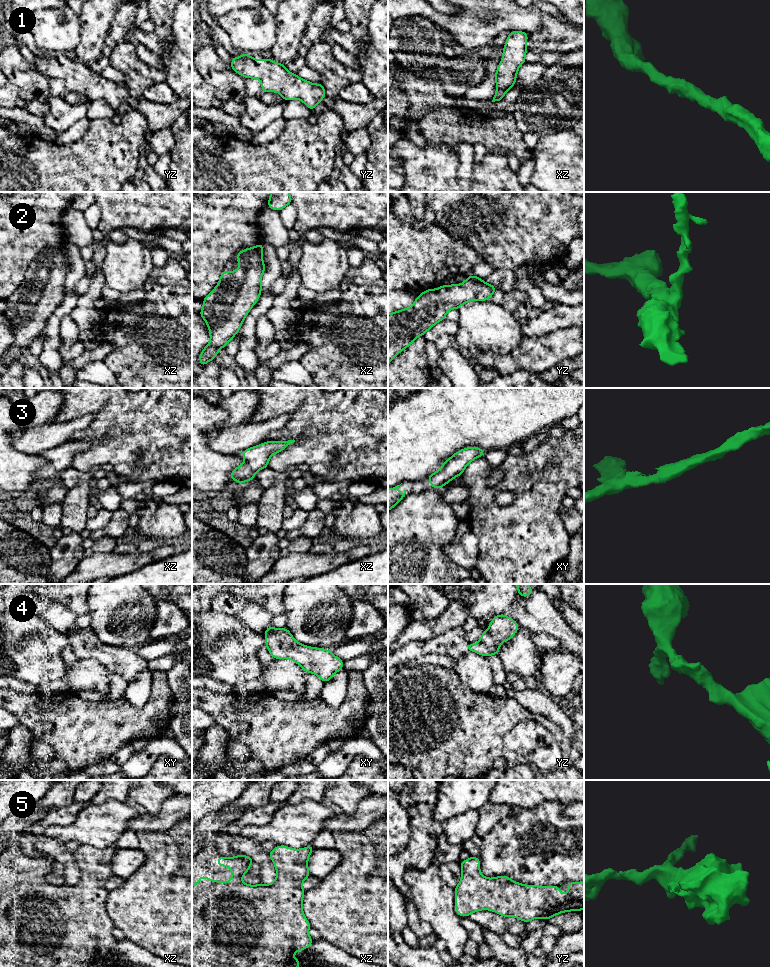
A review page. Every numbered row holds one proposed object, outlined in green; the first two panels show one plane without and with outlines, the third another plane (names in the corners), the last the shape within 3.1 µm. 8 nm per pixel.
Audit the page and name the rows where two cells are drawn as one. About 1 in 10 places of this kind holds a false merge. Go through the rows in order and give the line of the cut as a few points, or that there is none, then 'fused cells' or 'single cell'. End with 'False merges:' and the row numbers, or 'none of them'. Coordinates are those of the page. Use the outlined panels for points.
1: no cut; single cell
2: no cut; single cell
3: no cut; single cell
4: no cut; single cell
5: no cut; single cell
False merges: none of them

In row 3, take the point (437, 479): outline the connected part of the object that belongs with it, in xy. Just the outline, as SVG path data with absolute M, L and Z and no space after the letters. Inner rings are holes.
M466 447L454 453L449 459L442 463L442 468L426 477L432 488L440 489L459 475L477 457L484 456L486 451L479 447Z

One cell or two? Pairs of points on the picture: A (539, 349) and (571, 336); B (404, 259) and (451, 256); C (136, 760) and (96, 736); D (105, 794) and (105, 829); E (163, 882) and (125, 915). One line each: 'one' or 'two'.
A: one
B: one
C: two
D: two
E: one

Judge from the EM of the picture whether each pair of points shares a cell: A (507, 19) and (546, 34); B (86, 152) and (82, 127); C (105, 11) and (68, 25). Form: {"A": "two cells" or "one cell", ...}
{"A": "two cells", "B": "two cells", "C": "two cells"}

